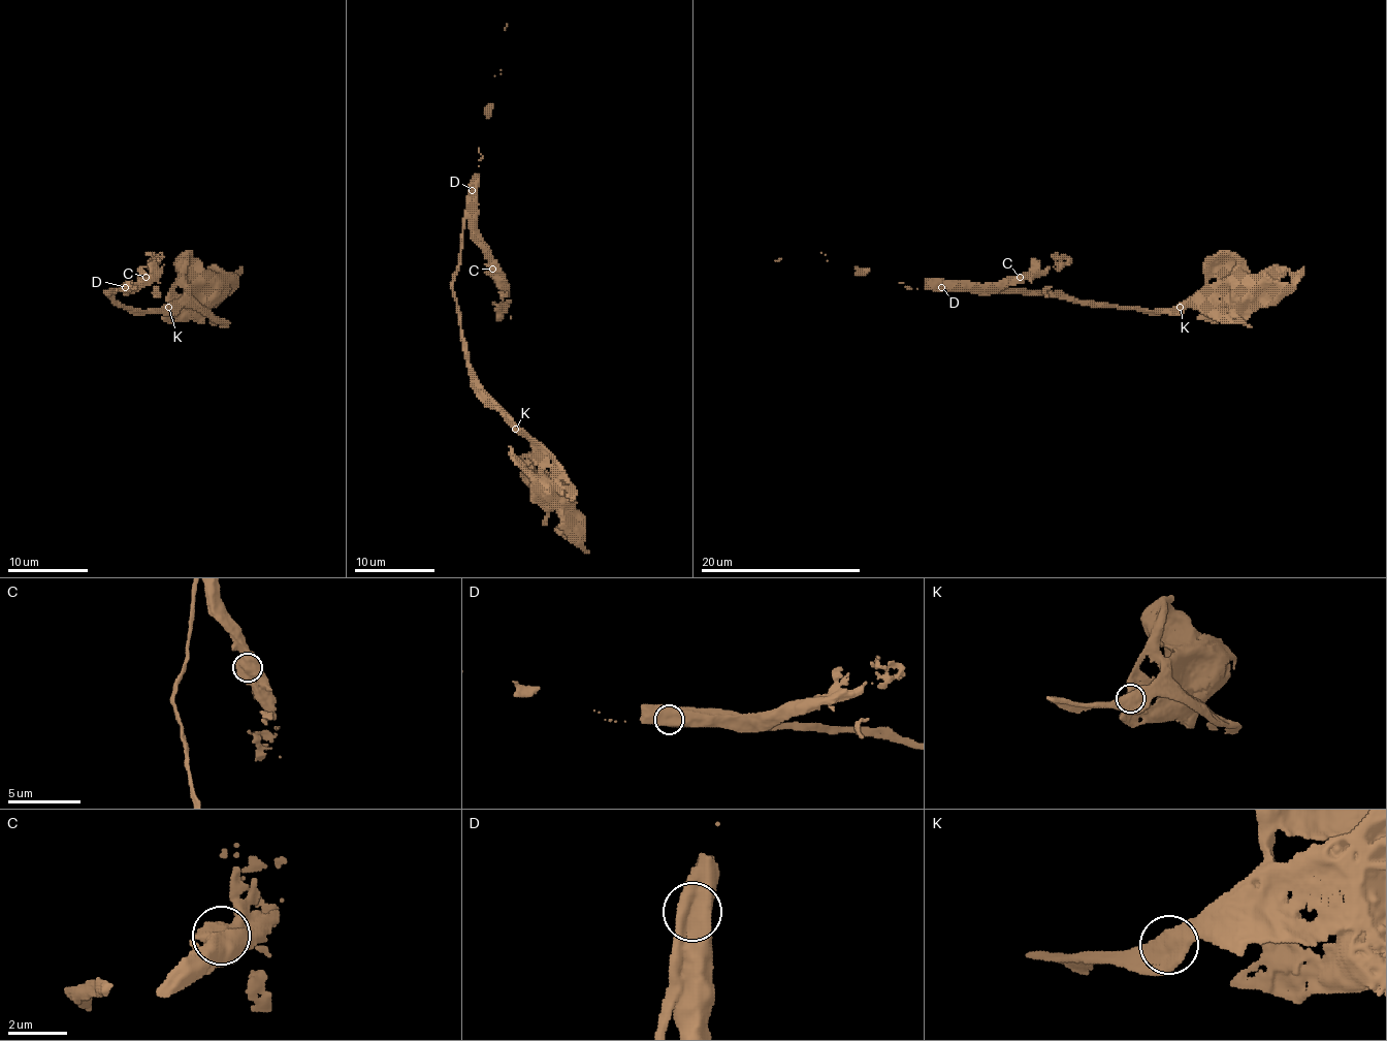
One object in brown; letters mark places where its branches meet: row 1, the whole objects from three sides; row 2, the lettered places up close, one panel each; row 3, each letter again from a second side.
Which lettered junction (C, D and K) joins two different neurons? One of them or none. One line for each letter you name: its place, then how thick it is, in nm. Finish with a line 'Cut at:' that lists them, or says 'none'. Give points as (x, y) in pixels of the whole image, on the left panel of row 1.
Cut at: none

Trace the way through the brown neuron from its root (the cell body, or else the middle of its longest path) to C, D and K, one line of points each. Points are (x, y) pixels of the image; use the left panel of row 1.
C: (206, 287), (196, 287), (164, 311), (120, 307), (106, 292), (132, 289), (146, 277)
D: (206, 287), (196, 287), (164, 311), (120, 307), (106, 292), (122, 290), (126, 287)
K: (206, 287), (194, 287), (168, 307)

